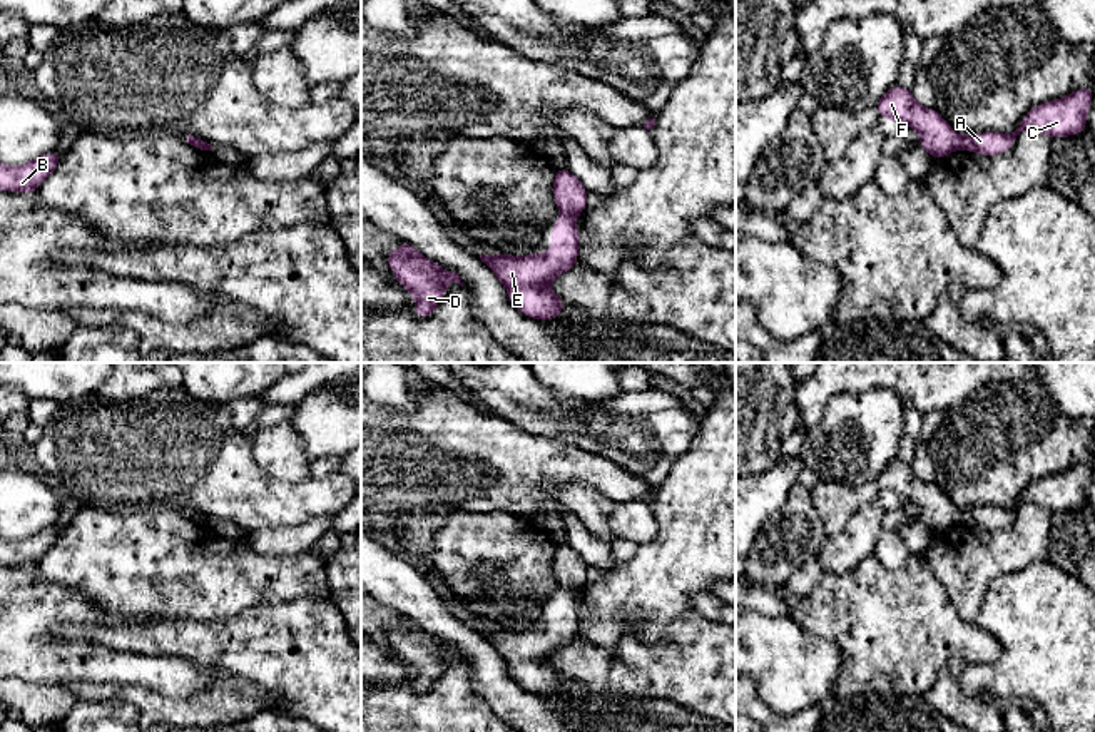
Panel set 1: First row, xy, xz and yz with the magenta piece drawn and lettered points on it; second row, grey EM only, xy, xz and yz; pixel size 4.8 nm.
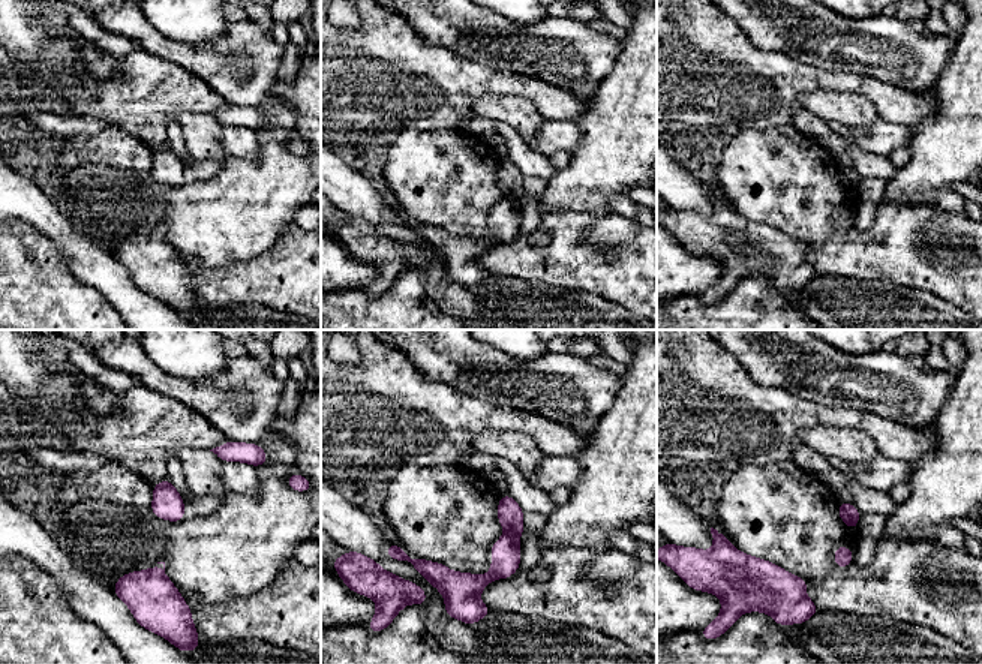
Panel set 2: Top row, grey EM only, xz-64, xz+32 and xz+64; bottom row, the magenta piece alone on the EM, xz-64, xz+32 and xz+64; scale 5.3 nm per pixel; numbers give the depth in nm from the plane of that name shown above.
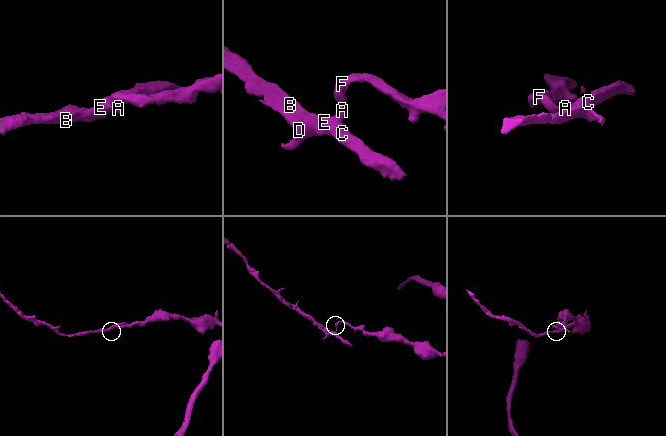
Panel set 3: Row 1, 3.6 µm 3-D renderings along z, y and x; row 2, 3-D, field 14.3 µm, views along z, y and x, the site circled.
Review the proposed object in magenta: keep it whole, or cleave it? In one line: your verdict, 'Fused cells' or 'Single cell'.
Fused cells

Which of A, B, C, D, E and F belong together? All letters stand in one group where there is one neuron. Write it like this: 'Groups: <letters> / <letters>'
Groups: A B C D E / F

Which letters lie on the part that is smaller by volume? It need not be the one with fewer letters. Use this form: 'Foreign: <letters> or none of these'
Foreign: A, B, C, D, E

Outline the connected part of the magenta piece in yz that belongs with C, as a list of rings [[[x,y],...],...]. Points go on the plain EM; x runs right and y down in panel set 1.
[[[1083,461],[1063,473],[1033,481],[1011,508],[985,506],[965,510],[963,521],[983,530],[998,530],[1011,523],[1016,510],[1023,505],[1036,505],[1050,513],[1080,508],[1087,503],[1087,483],[1093,466],[1092,461]]]

